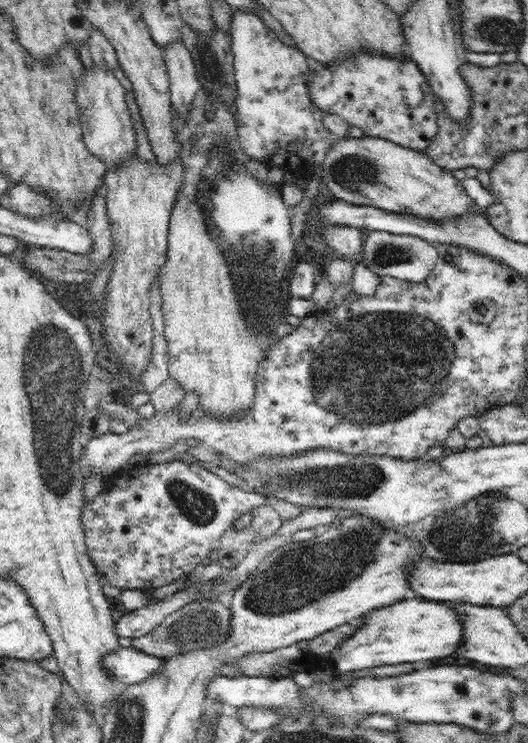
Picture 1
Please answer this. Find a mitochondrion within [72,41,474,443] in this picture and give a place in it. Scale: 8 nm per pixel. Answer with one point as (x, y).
(376, 367)

